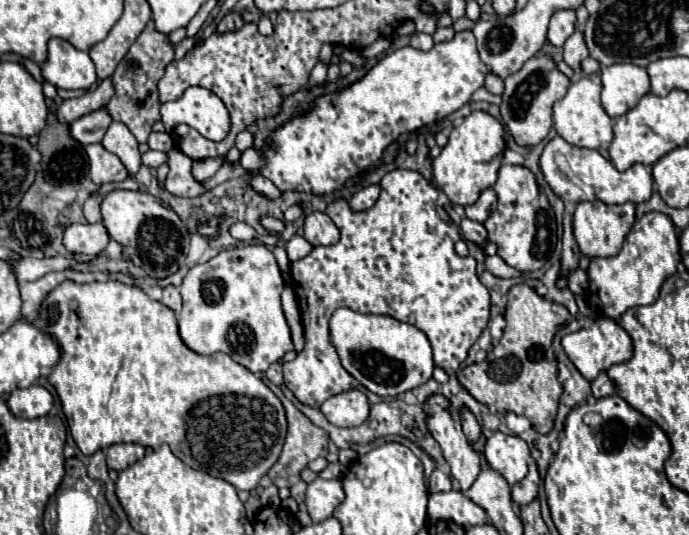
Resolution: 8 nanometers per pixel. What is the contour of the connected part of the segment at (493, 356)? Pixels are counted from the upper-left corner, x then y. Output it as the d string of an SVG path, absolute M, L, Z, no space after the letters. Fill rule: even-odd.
M519 283L509 289L505 321L503 337L487 353L487 359L461 369L457 379L479 403L493 405L499 413L513 411L525 415L535 431L547 435L553 429L557 403L563 393L563 385L557 379L557 357L551 343L557 329L571 321L571 315L563 305L549 303L529 285Z

